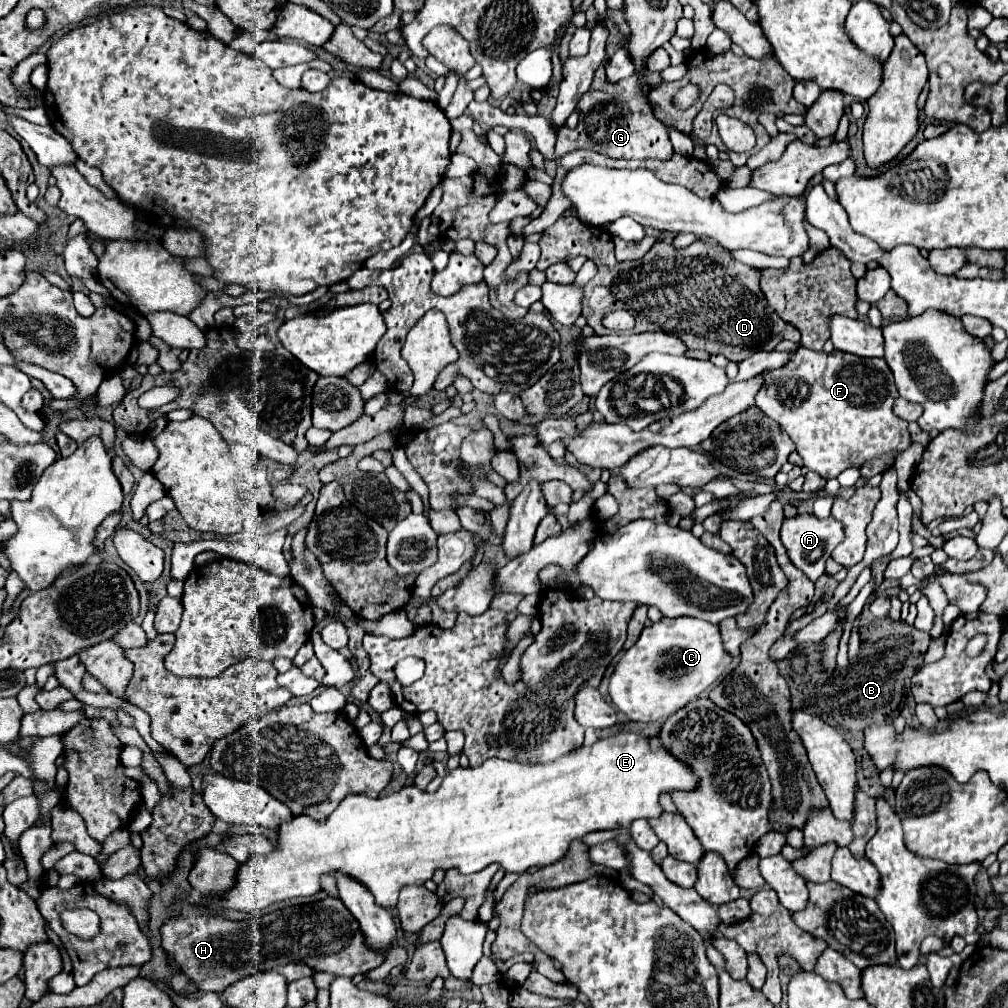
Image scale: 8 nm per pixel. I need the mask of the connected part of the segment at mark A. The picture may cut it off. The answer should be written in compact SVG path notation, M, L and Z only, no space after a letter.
M797 514L793 518L785 518L781 526L781 540L787 548L787 554L791 562L803 570L803 574L809 580L817 580L825 572L825 562L831 556L833 548L843 540L843 524L835 520L833 516L829 518L817 518L815 514Z

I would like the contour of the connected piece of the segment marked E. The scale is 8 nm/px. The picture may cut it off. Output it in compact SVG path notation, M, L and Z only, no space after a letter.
M615 734L615 736L609 736L609 738L601 738L597 740L593 746L589 748L579 748L579 750L573 750L565 756L559 756L557 760L553 762L545 762L545 764L519 764L519 762L511 762L511 760L501 760L501 758L489 758L485 760L481 766L477 768L457 768L453 772L449 772L443 780L443 784L439 786L439 790L435 794L427 794L415 786L407 786L403 790L399 790L397 794L391 794L391 796L385 796L385 798L367 798L367 796L357 796L357 794L349 794L347 798L343 798L343 802L337 806L337 810L323 822L315 822L311 820L309 816L305 814L299 814L295 816L291 822L283 822L281 830L279 830L279 846L269 854L269 856L251 856L241 868L239 868L239 876L237 876L237 884L231 892L225 894L225 898L219 898L219 900L213 900L213 902L207 902L203 906L207 908L231 908L231 910L243 910L243 912L257 912L257 910L263 910L275 902L281 902L281 900L289 900L289 898L297 898L297 896L313 896L315 892L323 890L321 882L319 882L319 874L331 874L333 870L339 870L343 874L349 874L353 878L357 878L359 882L363 882L371 894L375 896L375 902L383 908L389 908L389 906L395 906L397 904L397 896L401 892L403 886L409 886L409 884L423 884L425 880L429 880L433 876L433 872L437 868L459 868L463 874L473 874L473 872L479 872L483 870L487 864L491 862L497 862L501 864L507 872L525 872L529 868L541 868L541 866L547 866L547 864L553 864L555 860L563 858L563 854L567 852L569 848L569 842L575 840L575 838L581 838L585 836L587 832L593 832L593 830L613 830L617 826L629 826L633 820L637 818L657 818L663 808L659 806L659 794L661 792L673 792L673 790L693 790L695 788L695 782L697 778L689 772L689 768L679 762L677 758L673 758L669 752L665 752L663 748L655 746L651 748L649 744L649 738L641 736L641 734Z

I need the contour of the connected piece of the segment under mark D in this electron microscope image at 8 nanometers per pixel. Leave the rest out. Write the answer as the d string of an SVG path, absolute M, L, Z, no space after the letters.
M561 216L553 226L549 226L541 240L541 258L537 262L539 270L547 270L553 262L567 262L575 256L585 256L593 260L599 268L599 274L587 284L587 290L583 294L583 316L587 324L595 330L595 334L609 334L609 330L601 324L603 316L611 310L627 310L635 316L637 324L633 332L655 332L655 330L665 330L665 332L675 332L691 350L705 350L709 354L723 354L731 362L741 362L749 358L751 354L759 350L773 350L775 344L783 338L797 342L799 340L799 330L795 326L783 322L775 310L767 304L765 296L759 290L759 276L755 268L749 268L741 262L731 260L729 256L721 256L721 248L715 248L705 242L693 242L687 248L673 248L667 242L655 242L653 248L639 260L631 262L617 262L615 252L613 252L613 240L611 234L605 232L601 226L587 226L579 222L577 218L571 216Z

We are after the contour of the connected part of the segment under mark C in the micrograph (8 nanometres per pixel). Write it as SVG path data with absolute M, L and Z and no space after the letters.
M691 616L661 618L659 622L645 626L635 646L621 654L621 660L615 664L609 678L609 696L629 720L665 720L707 690L731 660L717 624Z

